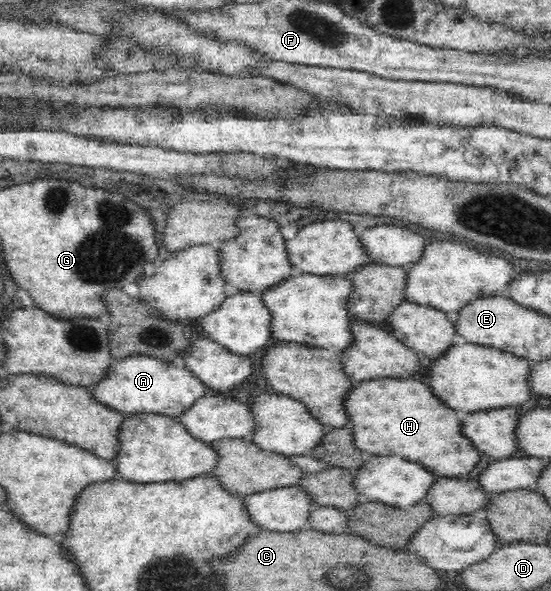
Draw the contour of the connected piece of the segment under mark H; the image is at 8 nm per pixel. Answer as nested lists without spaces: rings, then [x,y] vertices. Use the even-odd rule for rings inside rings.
[[[382,377],[358,384],[345,395],[345,414],[353,423],[353,443],[373,455],[401,455],[421,464],[433,477],[466,476],[480,460],[477,448],[461,434],[461,416],[433,395],[422,379]]]

